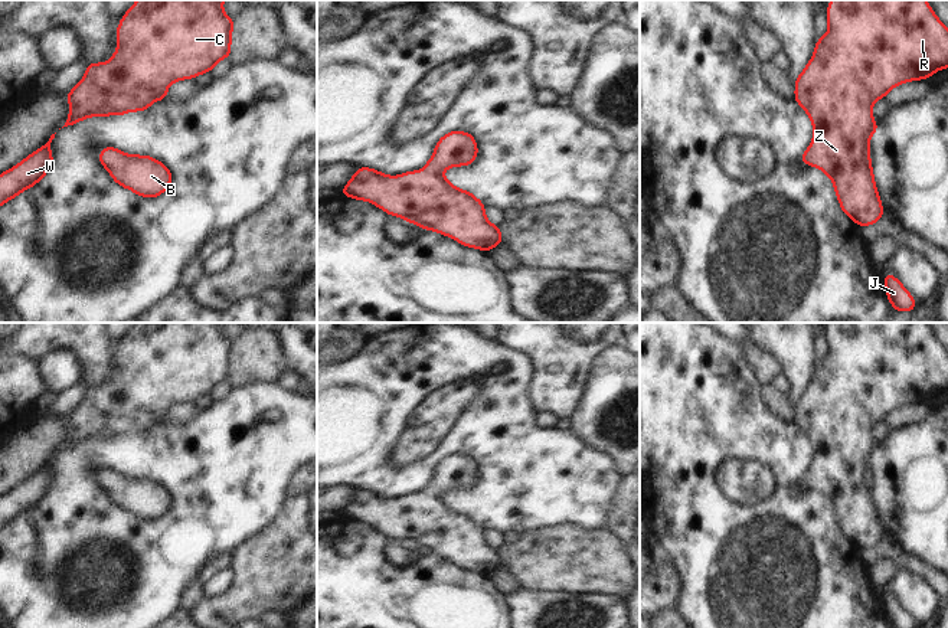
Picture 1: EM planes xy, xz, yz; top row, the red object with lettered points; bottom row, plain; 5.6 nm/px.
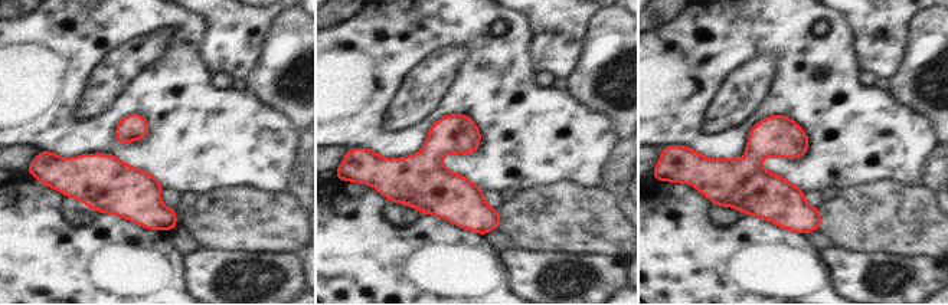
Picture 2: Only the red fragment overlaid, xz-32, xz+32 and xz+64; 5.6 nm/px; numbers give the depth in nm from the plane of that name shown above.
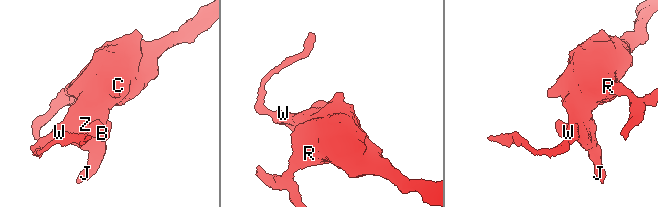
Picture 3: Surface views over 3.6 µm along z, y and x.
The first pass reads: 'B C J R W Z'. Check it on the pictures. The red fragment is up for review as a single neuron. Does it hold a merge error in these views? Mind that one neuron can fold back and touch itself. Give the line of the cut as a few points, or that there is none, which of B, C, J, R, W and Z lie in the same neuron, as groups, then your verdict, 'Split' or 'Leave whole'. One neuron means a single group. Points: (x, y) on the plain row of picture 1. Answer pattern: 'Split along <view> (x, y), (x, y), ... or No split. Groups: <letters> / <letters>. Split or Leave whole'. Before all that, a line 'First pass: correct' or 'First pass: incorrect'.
First pass: correct
No split. Groups: B C J R W Z. Leave whole

